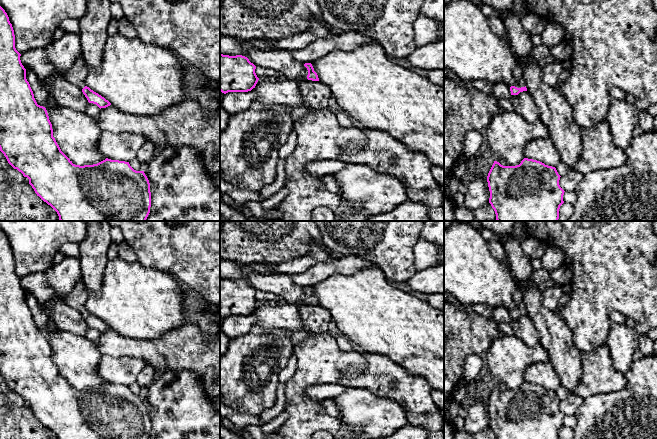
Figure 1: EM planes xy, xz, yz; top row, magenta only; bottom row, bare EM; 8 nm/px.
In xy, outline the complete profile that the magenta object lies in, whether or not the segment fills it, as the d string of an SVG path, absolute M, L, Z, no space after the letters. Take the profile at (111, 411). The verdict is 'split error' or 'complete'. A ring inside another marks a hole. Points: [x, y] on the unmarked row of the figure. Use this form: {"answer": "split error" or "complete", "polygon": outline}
{"answer": "complete", "polygon": "M0 230L0 375L4 378L8 387L14 393L21 396L24 401L29 403L29 408L32 410L37 420L50 429L58 439L149 439L151 431L150 407L144 395L134 394L130 390L129 386L111 384L108 382L93 389L75 389L61 375L59 369L53 361L52 348L49 344L46 332L38 329L34 322L33 315L26 303L26 293L21 287L20 280L21 278L15 272L15 259L12 248L9 245L7 237Z"}

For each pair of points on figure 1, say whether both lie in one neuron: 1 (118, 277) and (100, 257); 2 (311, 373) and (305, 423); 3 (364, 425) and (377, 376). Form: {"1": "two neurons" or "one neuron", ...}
{"1": "two neurons", "2": "one neuron", "3": "two neurons"}

